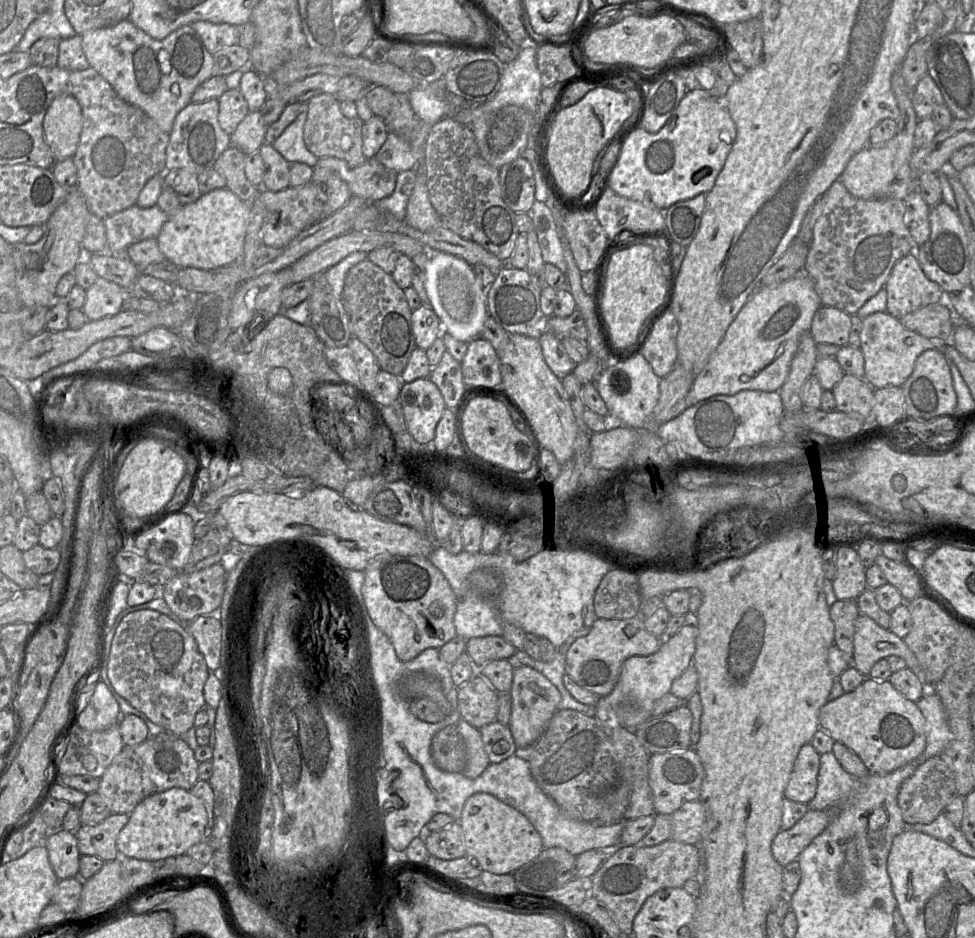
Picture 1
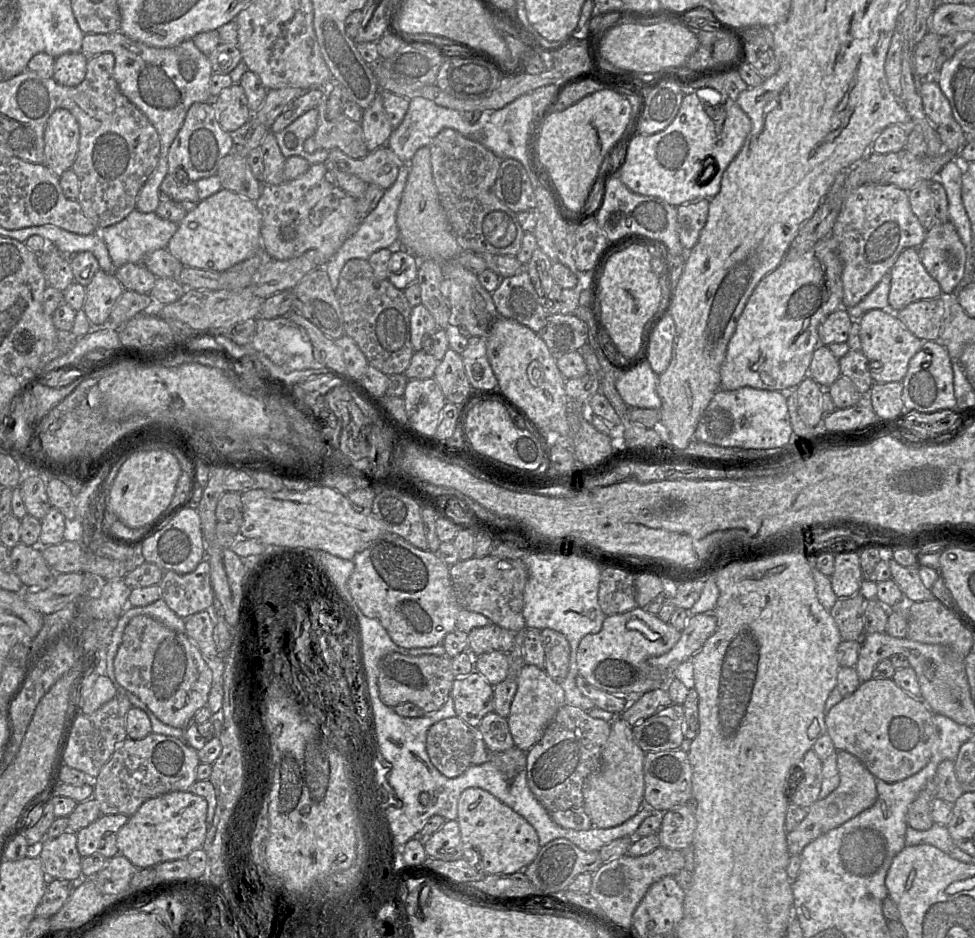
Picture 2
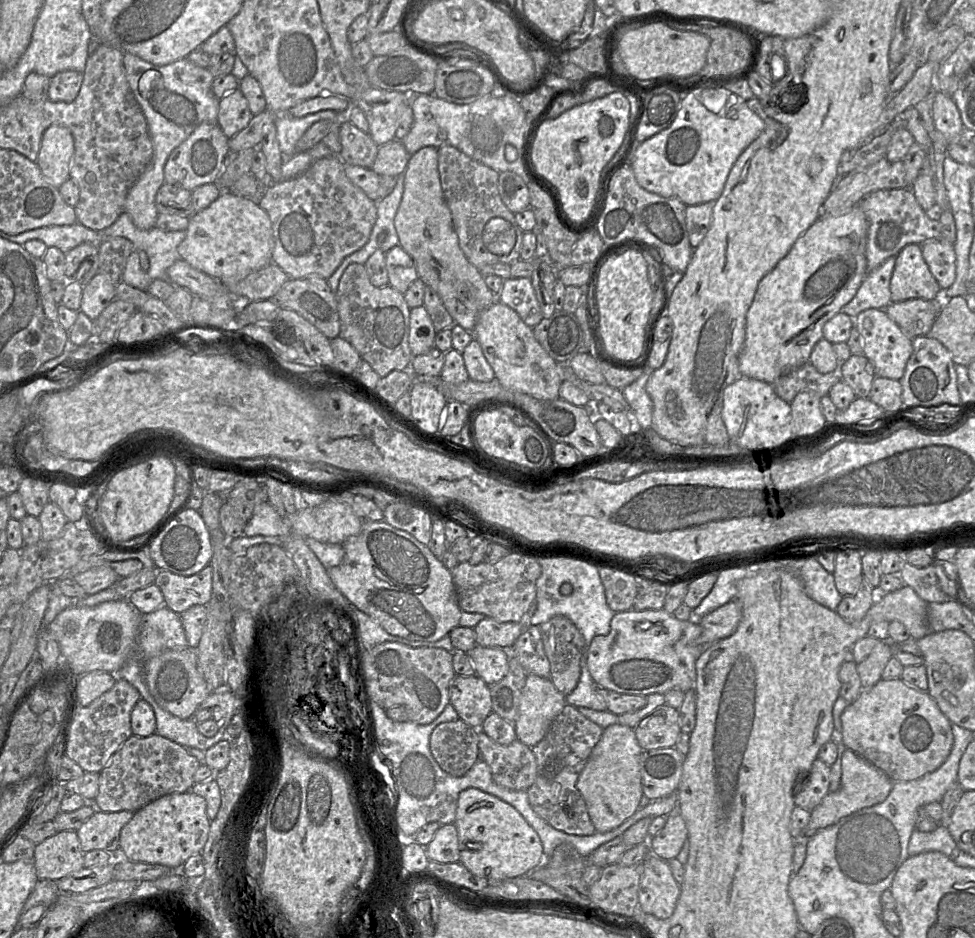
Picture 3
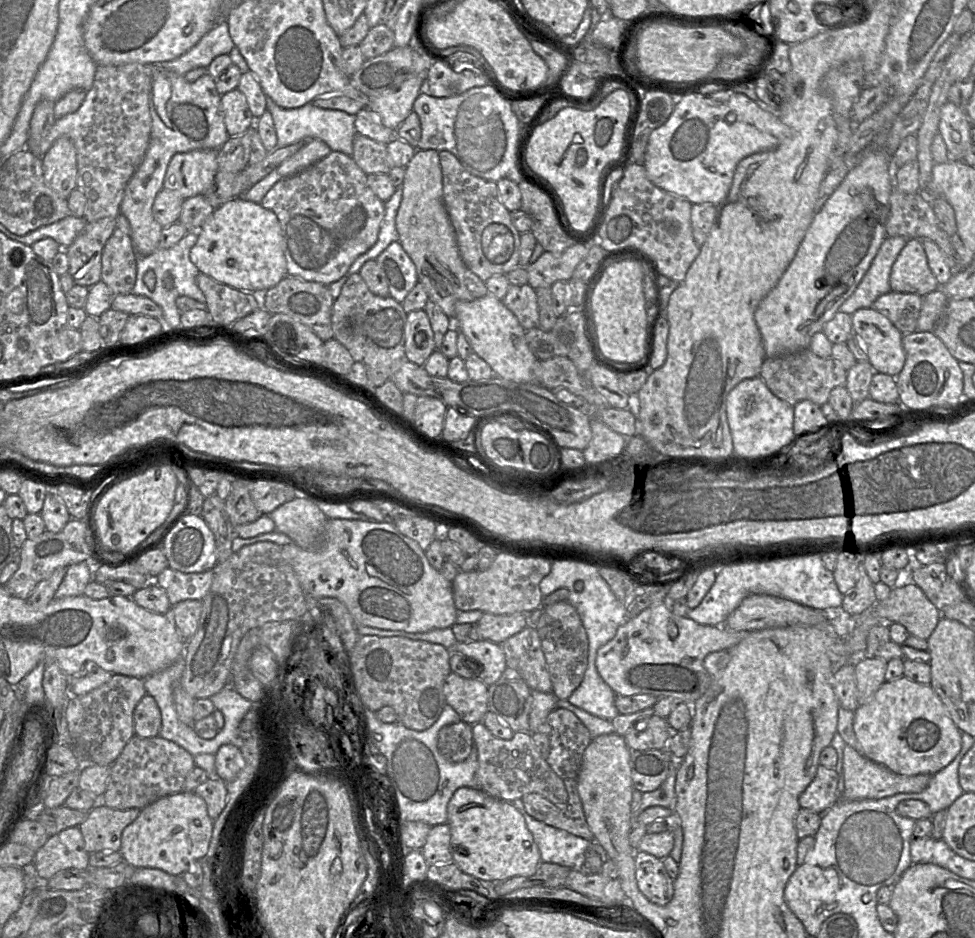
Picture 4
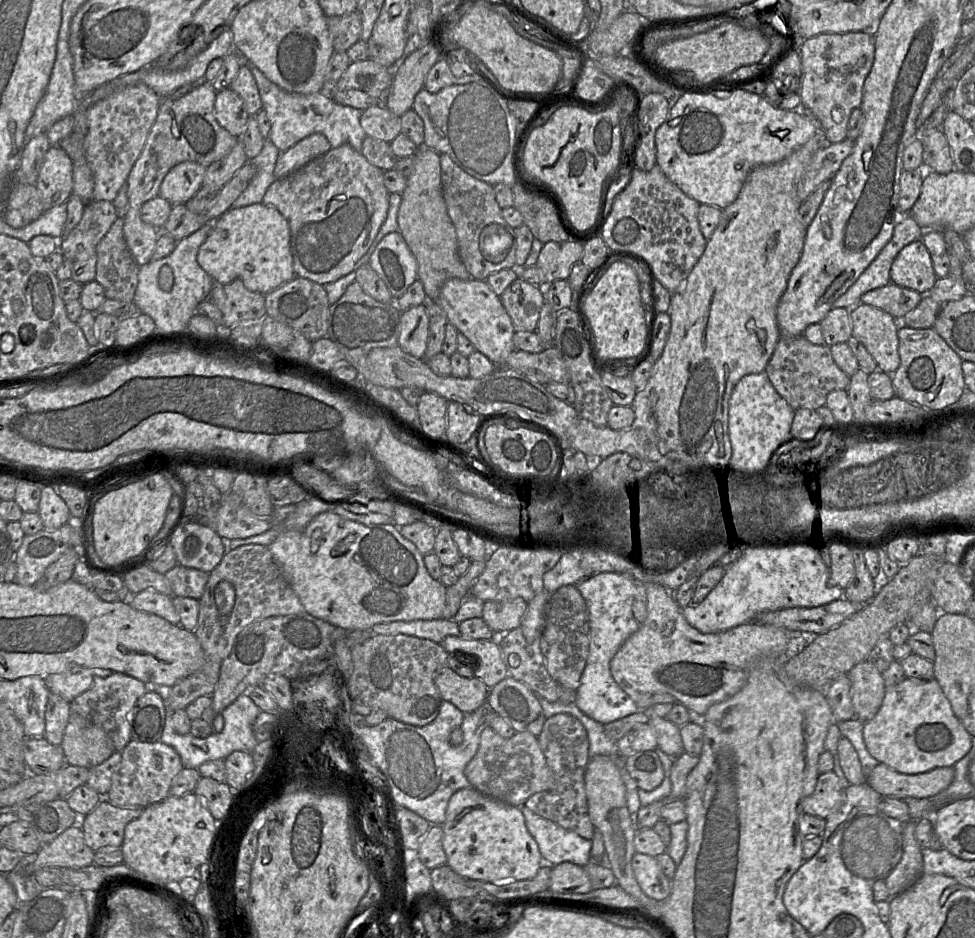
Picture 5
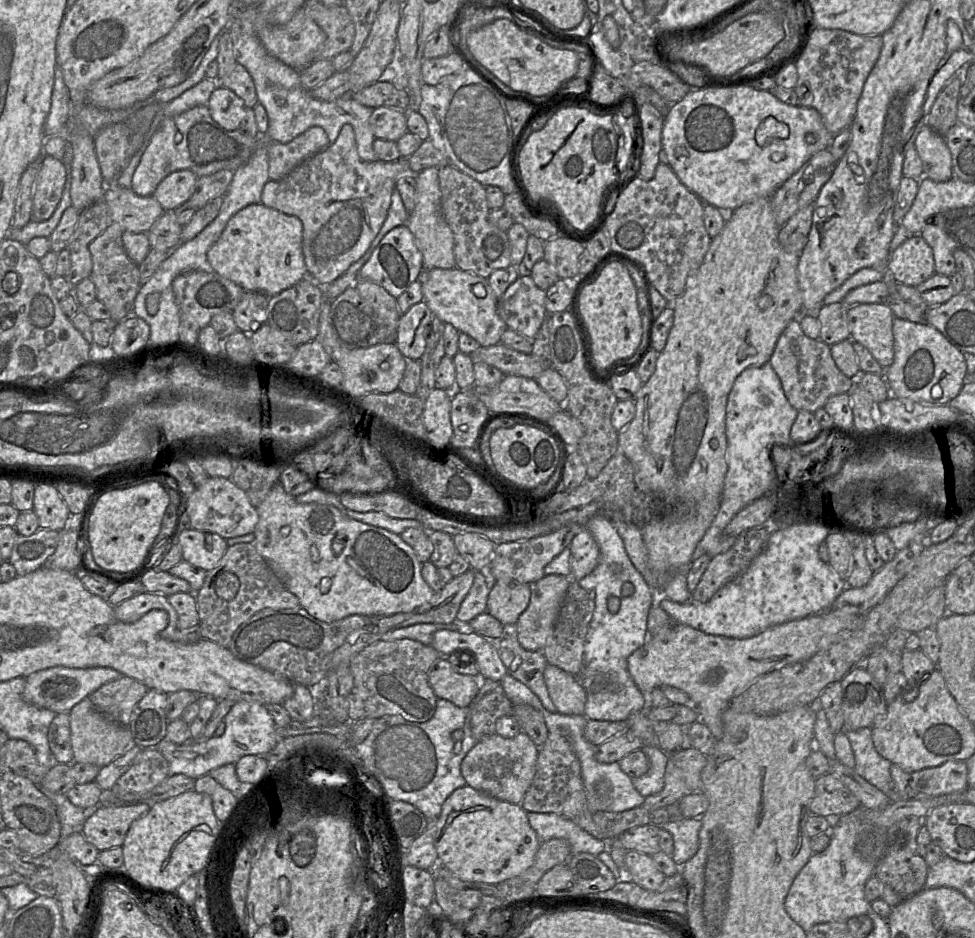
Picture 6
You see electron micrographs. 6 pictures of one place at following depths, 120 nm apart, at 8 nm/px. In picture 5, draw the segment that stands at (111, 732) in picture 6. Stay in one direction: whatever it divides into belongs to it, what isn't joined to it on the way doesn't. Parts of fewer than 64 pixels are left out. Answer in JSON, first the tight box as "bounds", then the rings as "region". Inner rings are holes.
{"bounds":[60,713,115,769],"region":[[[78,713],[70,714],[60,747],[67,764],[88,769],[115,752],[107,733]]]}

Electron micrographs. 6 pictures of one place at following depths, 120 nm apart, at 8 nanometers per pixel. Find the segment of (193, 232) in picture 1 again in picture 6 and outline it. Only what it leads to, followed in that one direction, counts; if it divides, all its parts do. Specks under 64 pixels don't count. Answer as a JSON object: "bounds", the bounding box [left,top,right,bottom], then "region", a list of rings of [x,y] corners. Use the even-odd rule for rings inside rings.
{"bounds":[207,203,308,297],"region":[[[262,203],[251,204],[230,218],[220,238],[208,250],[207,260],[217,274],[245,291],[272,297],[308,277],[302,239],[303,224],[298,217]]]}

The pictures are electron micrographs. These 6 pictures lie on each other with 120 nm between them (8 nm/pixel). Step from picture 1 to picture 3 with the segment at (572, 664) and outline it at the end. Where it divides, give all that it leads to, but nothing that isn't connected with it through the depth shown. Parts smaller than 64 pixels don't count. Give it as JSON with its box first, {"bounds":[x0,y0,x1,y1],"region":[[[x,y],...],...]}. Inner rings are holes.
{"bounds":[587,608,707,696],"region":[[[663,608],[615,612],[609,633],[593,638],[587,666],[599,687],[617,693],[648,696],[670,689],[686,691],[694,688],[696,660],[707,648],[695,644],[701,633],[698,619],[679,620]]]}

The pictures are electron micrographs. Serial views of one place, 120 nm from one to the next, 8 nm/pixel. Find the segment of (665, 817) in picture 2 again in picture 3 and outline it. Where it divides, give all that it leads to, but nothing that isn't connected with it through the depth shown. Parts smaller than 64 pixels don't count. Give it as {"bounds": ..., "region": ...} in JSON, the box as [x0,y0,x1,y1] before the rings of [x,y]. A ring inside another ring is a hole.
{"bounds":[647,811,687,861],"region":[[[674,811],[666,816],[664,828],[654,837],[649,838],[647,844],[656,856],[670,861],[677,858],[687,839],[686,823],[681,814]]]}

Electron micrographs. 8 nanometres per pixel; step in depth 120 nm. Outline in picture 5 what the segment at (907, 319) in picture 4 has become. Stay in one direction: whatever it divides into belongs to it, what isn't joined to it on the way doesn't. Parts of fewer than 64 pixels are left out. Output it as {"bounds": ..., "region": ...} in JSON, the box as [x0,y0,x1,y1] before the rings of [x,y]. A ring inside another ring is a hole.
{"bounds":[860,282,923,324],"region":[[[890,282],[883,287],[864,293],[860,303],[888,312],[901,324],[903,317],[920,303],[922,297],[923,295],[915,290]]]}

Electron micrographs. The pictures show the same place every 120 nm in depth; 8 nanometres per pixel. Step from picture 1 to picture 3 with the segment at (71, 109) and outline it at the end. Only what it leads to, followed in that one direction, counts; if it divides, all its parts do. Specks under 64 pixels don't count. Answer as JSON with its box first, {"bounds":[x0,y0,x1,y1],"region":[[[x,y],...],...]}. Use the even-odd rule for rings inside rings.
{"bounds":[36,124,74,188],"region":[[[53,124],[46,129],[36,163],[54,187],[59,188],[70,178],[74,153],[74,137],[66,126]]]}

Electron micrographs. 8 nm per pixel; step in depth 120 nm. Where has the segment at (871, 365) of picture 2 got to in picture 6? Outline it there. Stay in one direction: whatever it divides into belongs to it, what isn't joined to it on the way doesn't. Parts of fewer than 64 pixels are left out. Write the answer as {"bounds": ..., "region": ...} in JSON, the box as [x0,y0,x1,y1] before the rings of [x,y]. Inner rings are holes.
{"bounds":[848,303,894,369],"region":[[[863,303],[848,307],[850,339],[869,350],[885,369],[894,360],[894,314],[886,303]]]}

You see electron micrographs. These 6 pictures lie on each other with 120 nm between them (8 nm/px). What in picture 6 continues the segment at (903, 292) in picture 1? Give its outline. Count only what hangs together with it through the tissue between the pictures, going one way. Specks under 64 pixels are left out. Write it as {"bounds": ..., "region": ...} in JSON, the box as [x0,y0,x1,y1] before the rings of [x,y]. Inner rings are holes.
{"bounds":[888,235,935,287],"region":[[[911,235],[891,252],[888,272],[895,282],[917,287],[935,274],[932,248],[921,235]]]}

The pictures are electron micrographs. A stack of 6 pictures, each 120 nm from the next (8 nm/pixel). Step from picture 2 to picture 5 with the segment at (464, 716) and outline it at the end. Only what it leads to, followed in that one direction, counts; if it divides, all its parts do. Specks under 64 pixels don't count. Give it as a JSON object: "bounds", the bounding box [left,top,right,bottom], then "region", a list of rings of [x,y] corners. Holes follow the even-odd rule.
{"bounds":[433,665,490,714],"region":[[[447,665],[436,670],[433,680],[442,701],[452,703],[464,714],[486,704],[490,689],[478,677],[462,677]]]}

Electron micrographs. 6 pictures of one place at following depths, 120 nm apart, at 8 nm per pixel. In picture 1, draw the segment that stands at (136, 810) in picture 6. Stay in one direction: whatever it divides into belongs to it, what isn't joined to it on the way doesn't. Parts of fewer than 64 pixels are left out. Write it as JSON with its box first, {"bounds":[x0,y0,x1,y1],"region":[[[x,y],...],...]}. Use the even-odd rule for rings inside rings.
{"bounds":[74,814,129,862],"region":[[[111,814],[96,825],[80,825],[74,832],[81,856],[97,856],[104,862],[120,859],[116,838],[128,823],[129,814]]]}

